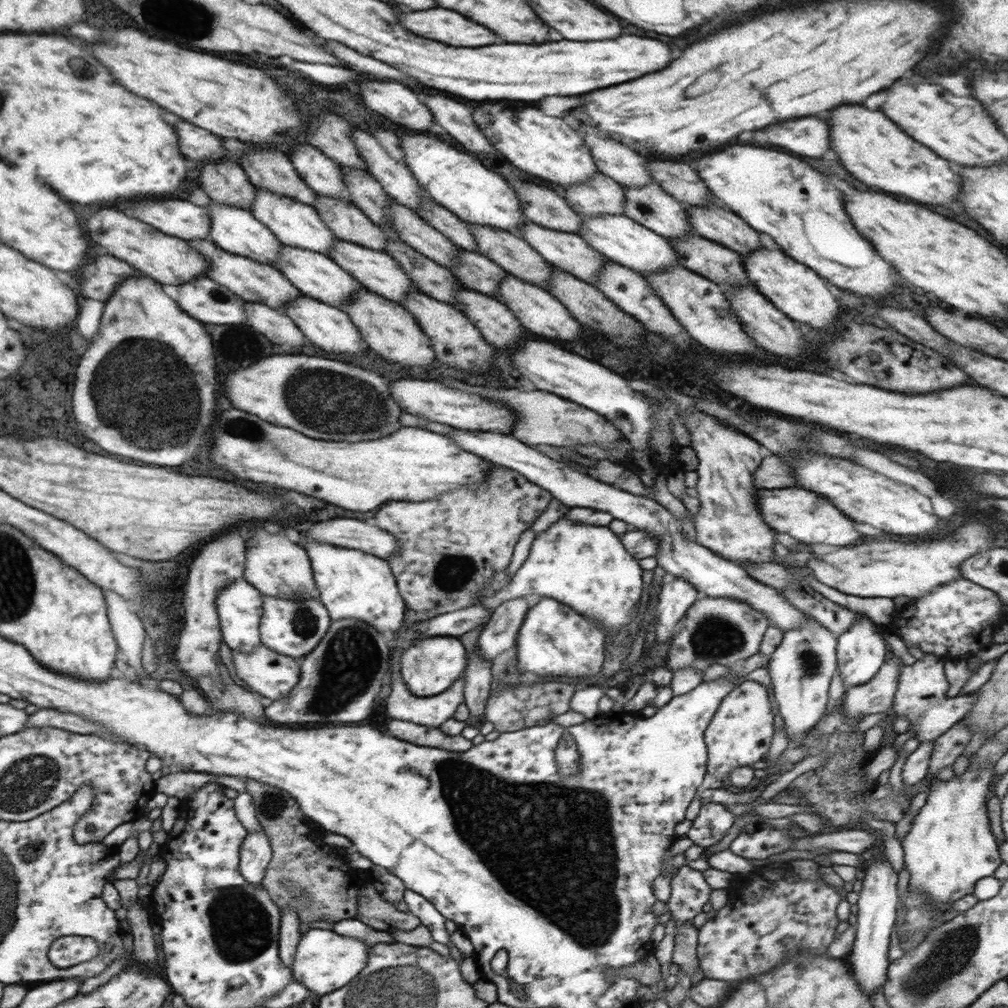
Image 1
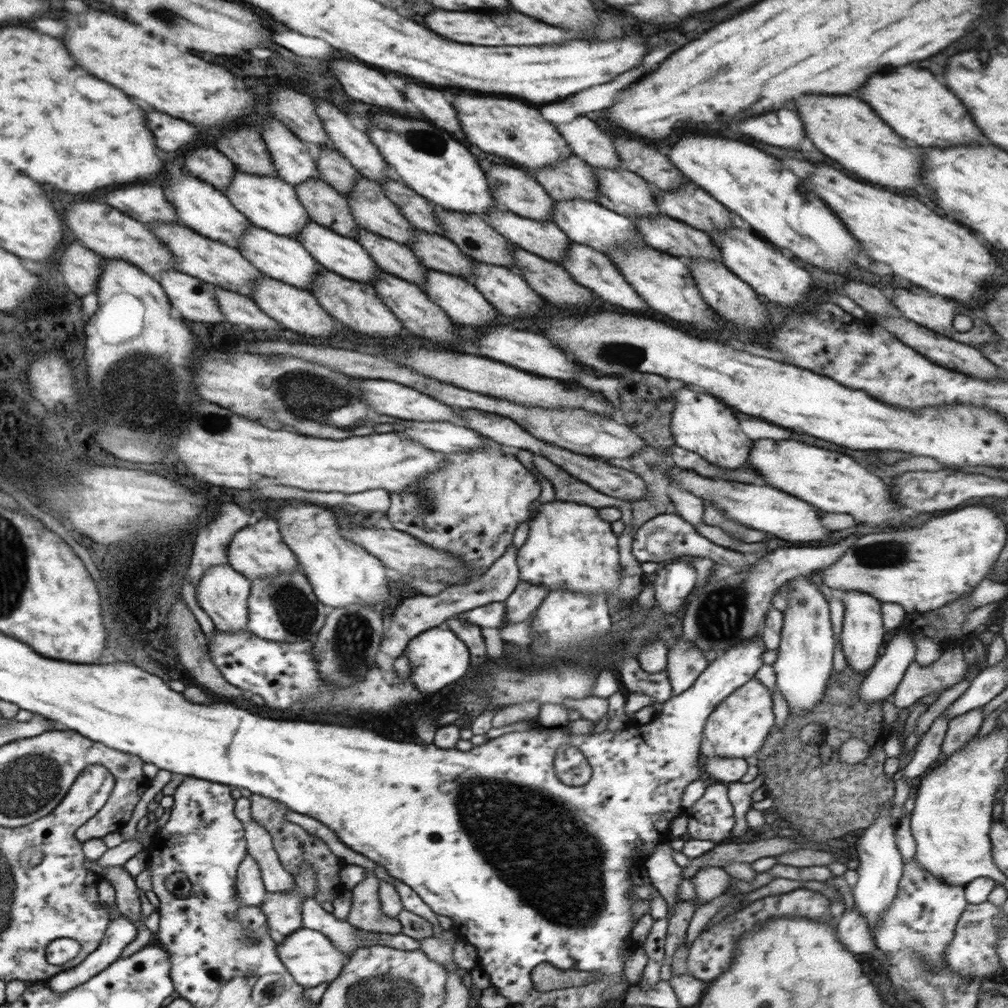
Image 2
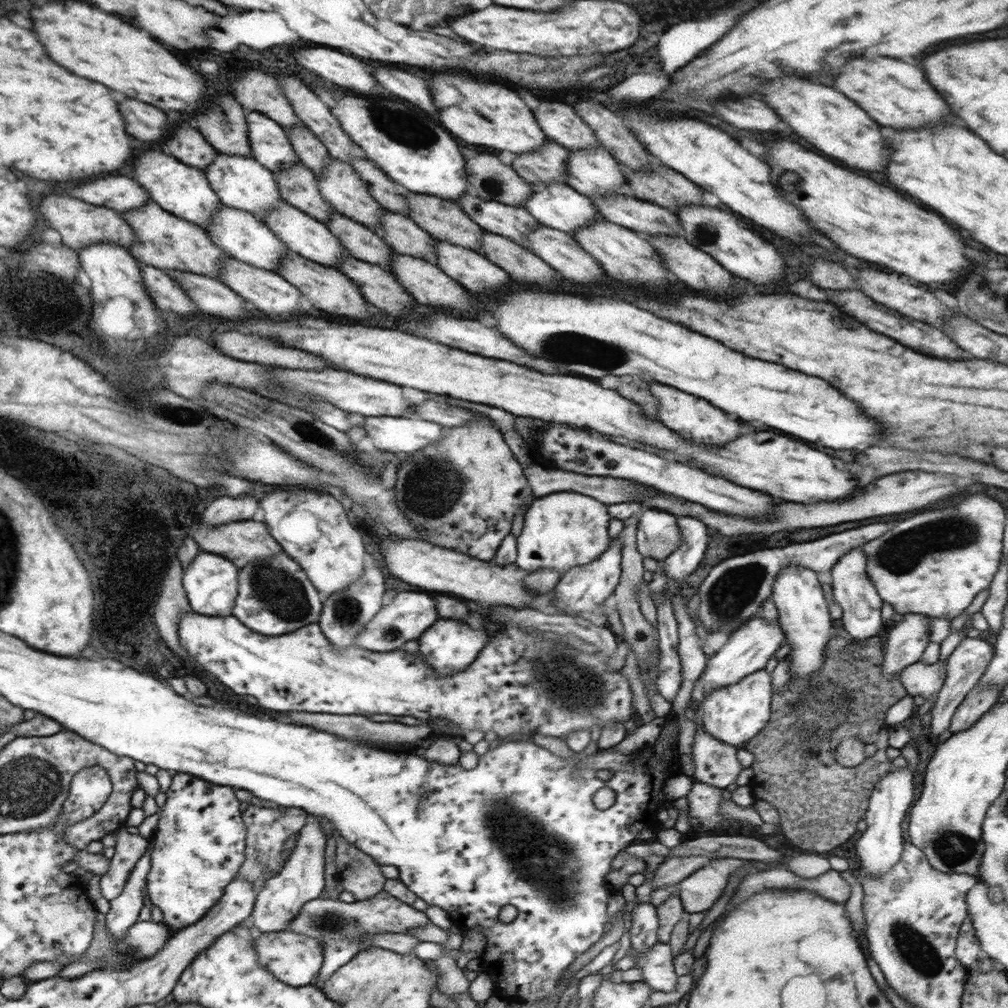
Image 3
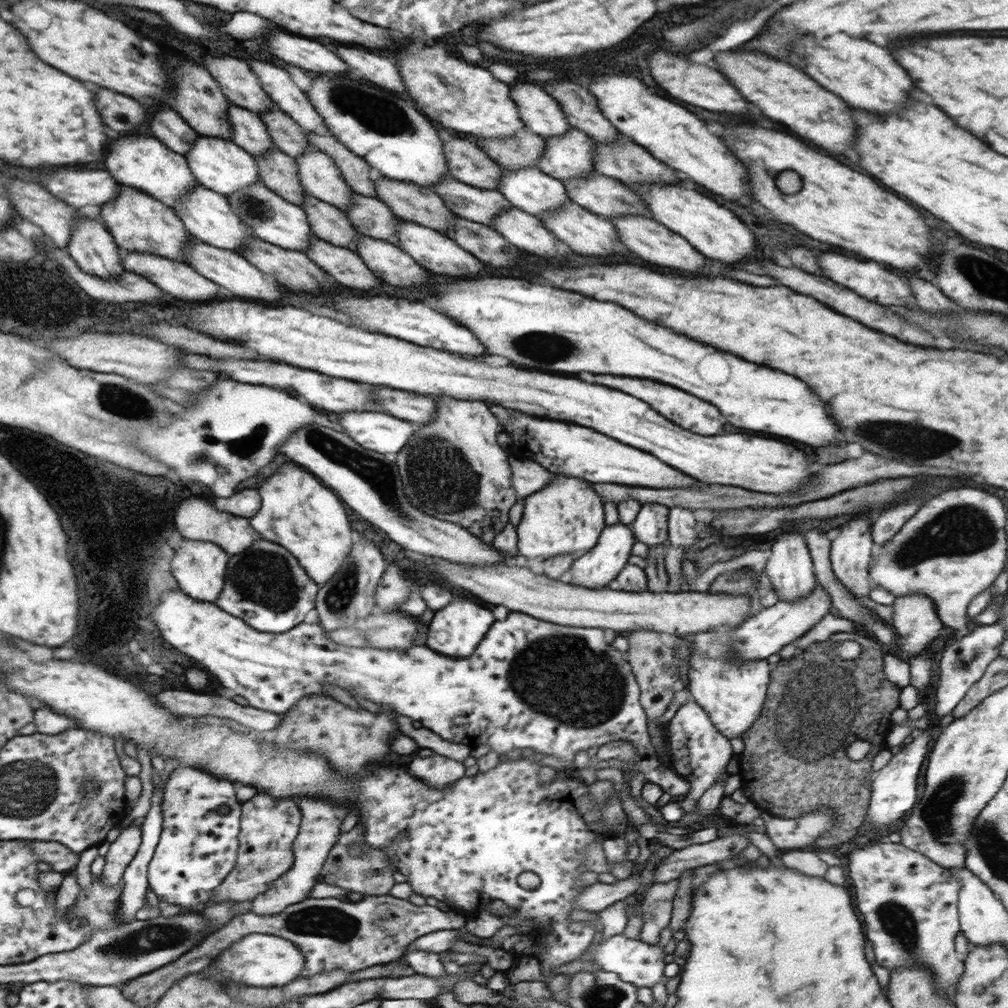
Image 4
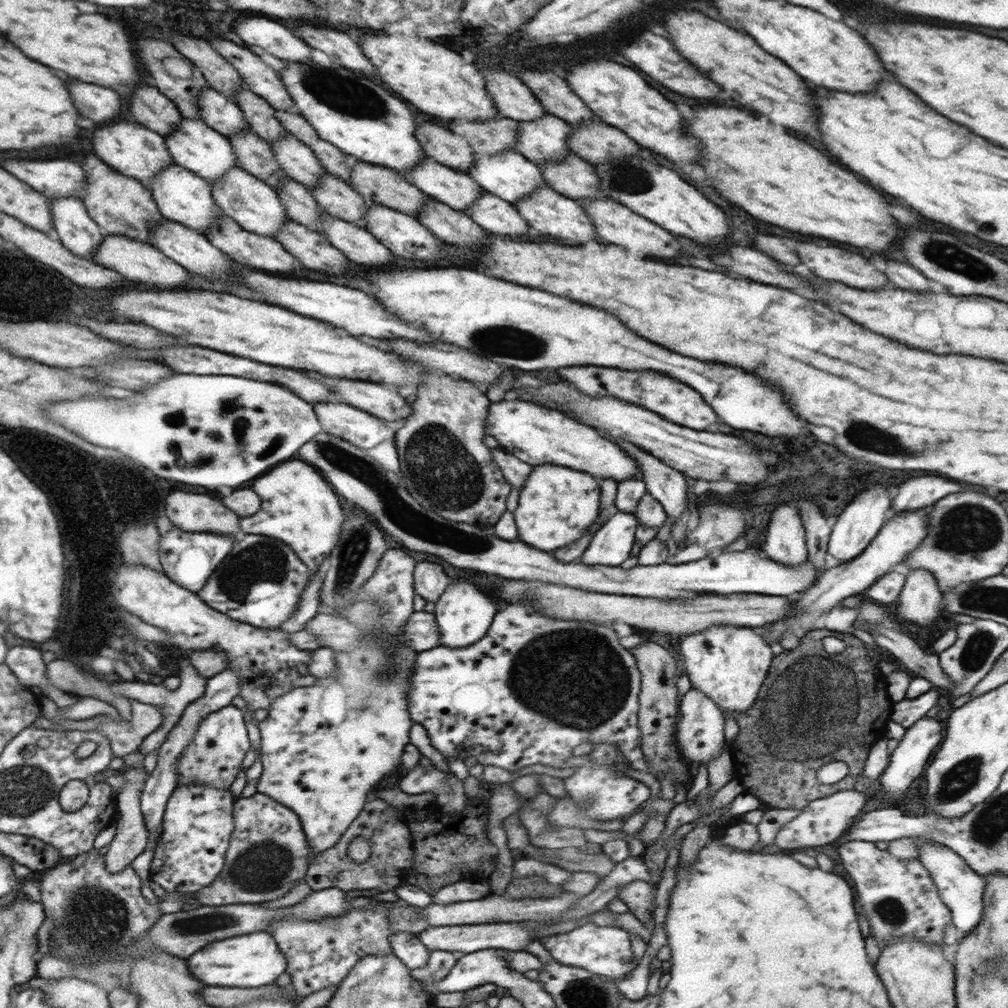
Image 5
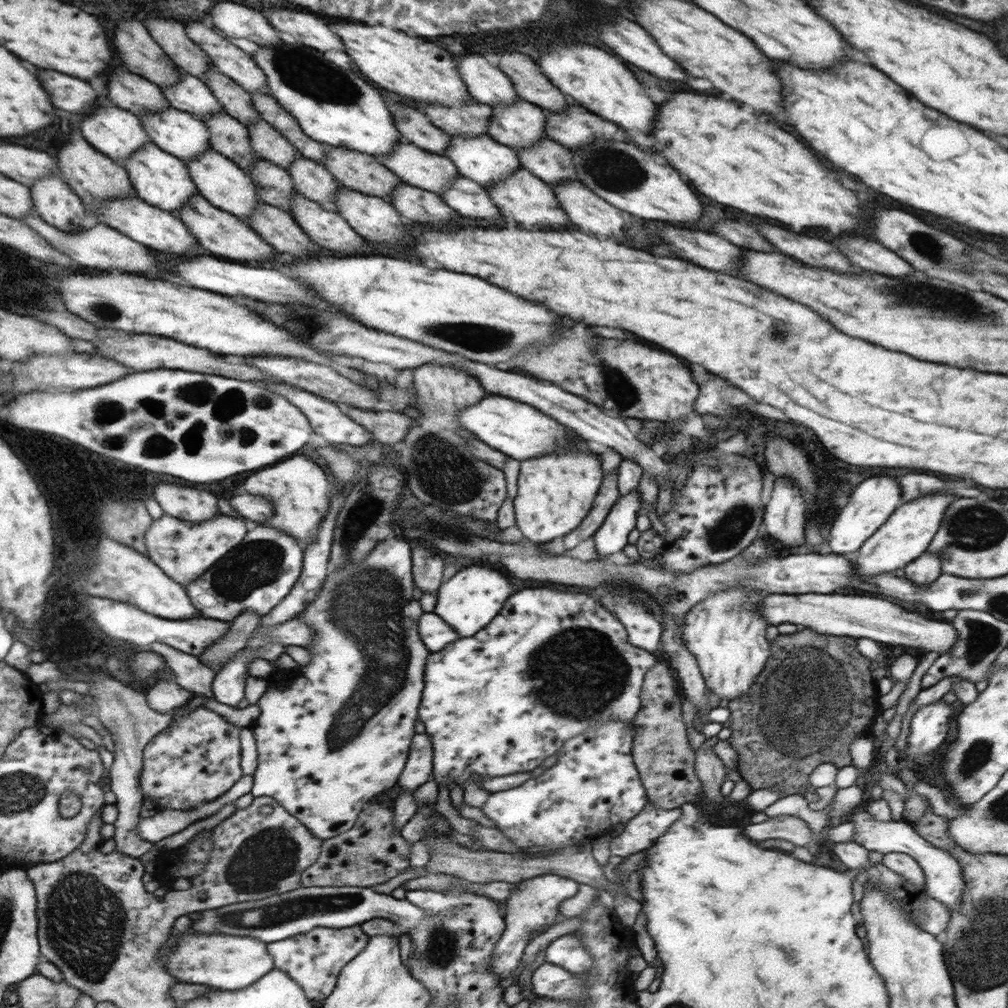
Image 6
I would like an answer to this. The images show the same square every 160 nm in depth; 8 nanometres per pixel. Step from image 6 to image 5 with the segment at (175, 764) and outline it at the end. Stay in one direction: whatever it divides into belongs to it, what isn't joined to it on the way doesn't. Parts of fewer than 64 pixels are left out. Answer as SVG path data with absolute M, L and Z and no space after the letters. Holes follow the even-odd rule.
M230 704L208 714L198 723L194 740L188 744L188 748L184 748L184 752L177 760L177 787L204 782L209 786L230 789L230 786L234 786L234 782L238 782L238 774L242 774L245 754L251 748L243 715L243 710Z

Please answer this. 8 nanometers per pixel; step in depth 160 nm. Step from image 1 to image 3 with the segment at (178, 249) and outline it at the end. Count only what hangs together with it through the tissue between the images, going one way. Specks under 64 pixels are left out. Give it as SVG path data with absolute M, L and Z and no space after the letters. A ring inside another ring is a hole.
M46 196L40 202L38 210L41 210L44 225L58 230L62 244L76 251L88 245L108 241L128 251L132 245L138 245L136 234L119 211L88 204L70 196Z

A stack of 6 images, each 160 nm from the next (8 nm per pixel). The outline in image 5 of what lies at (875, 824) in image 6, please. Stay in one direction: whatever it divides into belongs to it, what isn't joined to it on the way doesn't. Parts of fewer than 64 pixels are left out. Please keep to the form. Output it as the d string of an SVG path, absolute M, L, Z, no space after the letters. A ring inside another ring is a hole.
M940 843L918 845L917 859L929 870L934 885L942 902L950 909L951 923L965 935L981 923L983 915L983 895L986 890L986 881L975 870L972 870L966 861L951 848Z

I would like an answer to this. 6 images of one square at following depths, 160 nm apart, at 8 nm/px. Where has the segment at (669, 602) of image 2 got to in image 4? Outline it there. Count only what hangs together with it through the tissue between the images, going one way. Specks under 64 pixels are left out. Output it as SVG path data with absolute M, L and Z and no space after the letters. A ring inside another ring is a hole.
M684 507L669 508L668 530L669 540L672 545L682 547L683 551L689 551L696 539L701 536L696 533L696 520L692 509Z

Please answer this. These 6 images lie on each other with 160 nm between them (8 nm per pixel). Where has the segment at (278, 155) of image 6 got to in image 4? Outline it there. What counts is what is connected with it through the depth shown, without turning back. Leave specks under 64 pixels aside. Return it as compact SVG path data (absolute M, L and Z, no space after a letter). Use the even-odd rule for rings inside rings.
M308 150L295 161L300 183L308 195L343 211L349 209L354 192L331 156L320 150Z

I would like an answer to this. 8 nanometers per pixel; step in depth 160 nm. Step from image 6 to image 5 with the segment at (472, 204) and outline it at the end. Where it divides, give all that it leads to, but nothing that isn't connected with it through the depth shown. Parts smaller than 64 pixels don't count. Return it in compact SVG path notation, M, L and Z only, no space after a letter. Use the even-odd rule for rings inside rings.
M482 193L466 213L476 224L494 234L508 236L518 232L518 236L524 236L533 232L511 202L492 193Z

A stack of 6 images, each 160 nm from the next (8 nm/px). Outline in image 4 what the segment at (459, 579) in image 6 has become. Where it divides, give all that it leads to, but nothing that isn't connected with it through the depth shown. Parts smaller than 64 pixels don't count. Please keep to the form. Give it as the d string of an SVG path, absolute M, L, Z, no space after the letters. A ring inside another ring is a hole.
M452 600L444 610L435 612L435 616L428 626L428 638L425 646L440 654L446 654L446 656L469 657L490 631L493 626L492 622L496 622L494 614L486 608L482 608L480 604L470 602L470 600Z

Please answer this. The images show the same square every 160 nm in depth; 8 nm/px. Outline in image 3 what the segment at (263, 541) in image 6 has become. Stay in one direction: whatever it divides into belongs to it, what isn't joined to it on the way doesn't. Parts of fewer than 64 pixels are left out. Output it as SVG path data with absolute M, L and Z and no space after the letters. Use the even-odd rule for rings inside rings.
M283 550L238 569L238 598L232 615L263 636L290 634L308 624L318 623L324 599L306 576L305 570Z

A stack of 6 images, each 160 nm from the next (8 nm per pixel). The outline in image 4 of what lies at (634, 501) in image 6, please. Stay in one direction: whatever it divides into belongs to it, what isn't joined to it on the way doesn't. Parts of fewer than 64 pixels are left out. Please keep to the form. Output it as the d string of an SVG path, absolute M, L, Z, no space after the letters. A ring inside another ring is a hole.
M620 520L616 524L606 525L602 529L594 548L578 556L573 562L571 566L572 581L570 584L576 584L589 589L608 587L616 579L620 570L627 566L628 558L631 556L630 552L635 541L636 538L631 525L625 525Z

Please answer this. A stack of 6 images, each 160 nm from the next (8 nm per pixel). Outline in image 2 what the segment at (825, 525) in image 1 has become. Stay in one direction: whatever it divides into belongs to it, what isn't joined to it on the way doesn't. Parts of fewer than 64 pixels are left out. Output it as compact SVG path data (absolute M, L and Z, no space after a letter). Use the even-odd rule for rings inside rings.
M676 466L668 469L667 474L669 474L671 482L675 482L682 489L694 493L703 500L712 502L714 508L754 530L770 532L782 540L804 543L812 542L812 540L824 540L826 536L830 536L828 529L818 522L818 510L806 502L800 502L798 498L794 498L786 492L774 490L770 486L752 486L752 484L742 484L742 482L710 480L696 472Z

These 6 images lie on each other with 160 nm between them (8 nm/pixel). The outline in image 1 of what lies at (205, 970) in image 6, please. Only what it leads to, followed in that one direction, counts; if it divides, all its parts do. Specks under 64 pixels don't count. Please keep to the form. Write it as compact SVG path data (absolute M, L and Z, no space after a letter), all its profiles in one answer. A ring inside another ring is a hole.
M305 927L294 953L291 973L296 981L306 986L316 998L330 994L341 986L348 985L360 974L369 961L369 942L360 938L342 936L332 929Z

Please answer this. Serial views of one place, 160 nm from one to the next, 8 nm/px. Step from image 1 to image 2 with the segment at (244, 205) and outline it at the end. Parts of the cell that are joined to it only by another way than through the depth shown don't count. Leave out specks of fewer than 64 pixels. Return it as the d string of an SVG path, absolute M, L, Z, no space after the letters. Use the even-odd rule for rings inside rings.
M200 146L184 151L183 158L184 171L219 191L225 192L234 182L236 166L224 152L213 147Z

